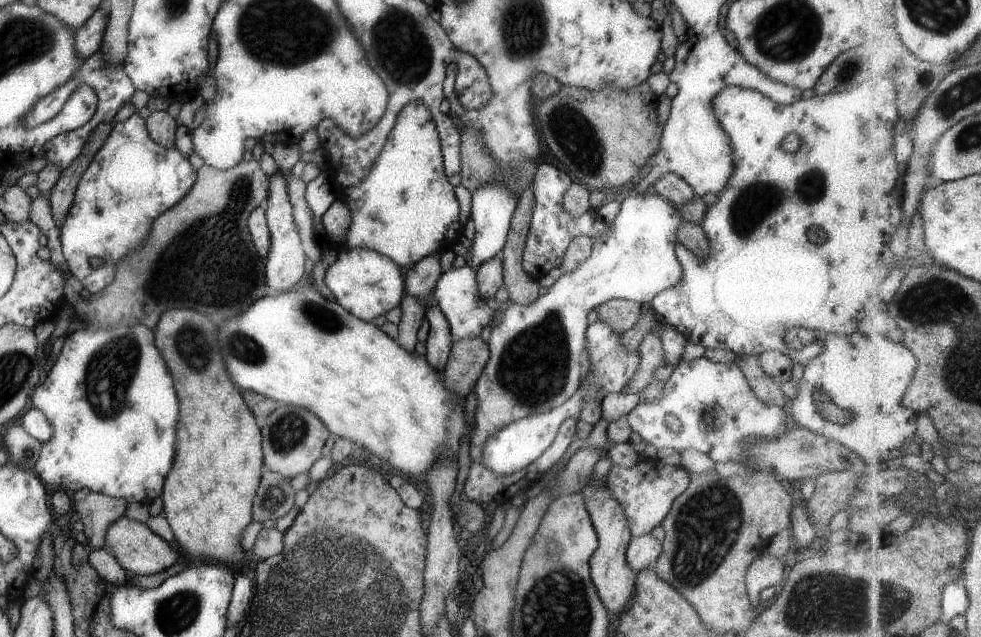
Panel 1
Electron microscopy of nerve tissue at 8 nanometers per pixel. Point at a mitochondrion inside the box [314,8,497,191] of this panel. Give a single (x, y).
(398, 41)

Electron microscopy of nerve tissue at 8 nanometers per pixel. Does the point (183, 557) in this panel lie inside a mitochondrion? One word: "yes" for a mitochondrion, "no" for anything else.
no

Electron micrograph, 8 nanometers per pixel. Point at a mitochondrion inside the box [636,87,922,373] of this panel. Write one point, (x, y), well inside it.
(754, 201)

